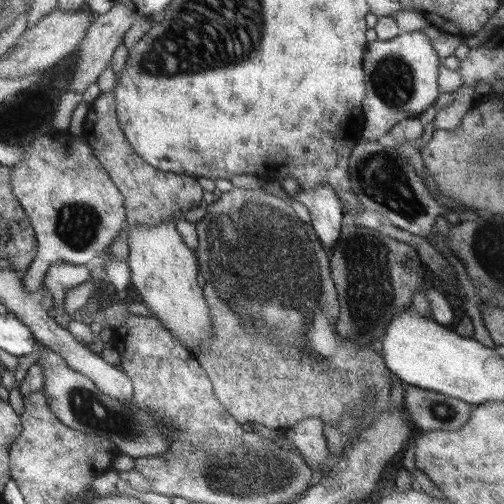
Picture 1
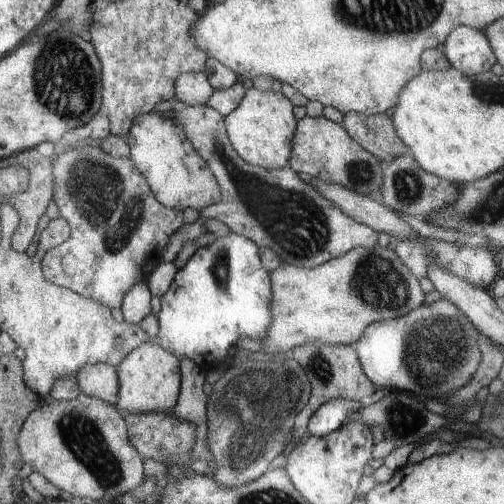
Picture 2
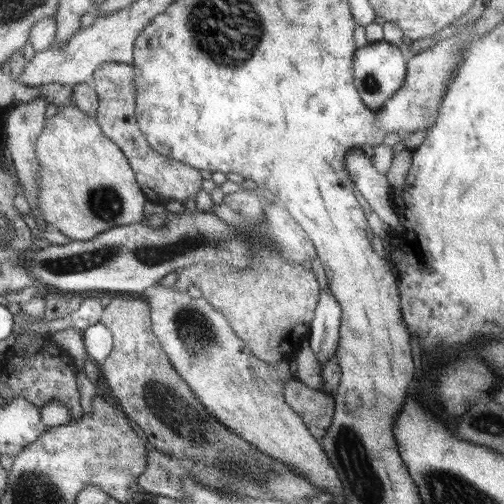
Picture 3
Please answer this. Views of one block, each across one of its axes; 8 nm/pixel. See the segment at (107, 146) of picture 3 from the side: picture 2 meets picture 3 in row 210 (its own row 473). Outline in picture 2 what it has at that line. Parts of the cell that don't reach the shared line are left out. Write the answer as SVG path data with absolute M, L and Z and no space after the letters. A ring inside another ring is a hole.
M79 394L69 402L49 400L27 416L17 436L23 460L33 466L57 490L87 502L117 498L135 490L143 480L143 456L127 436L127 422L119 416L117 406L105 400Z

